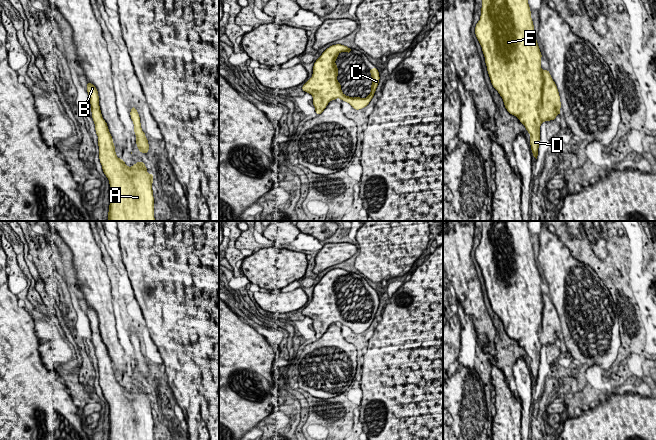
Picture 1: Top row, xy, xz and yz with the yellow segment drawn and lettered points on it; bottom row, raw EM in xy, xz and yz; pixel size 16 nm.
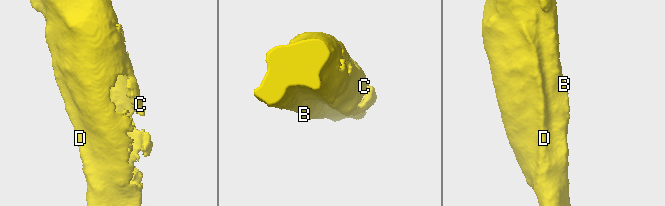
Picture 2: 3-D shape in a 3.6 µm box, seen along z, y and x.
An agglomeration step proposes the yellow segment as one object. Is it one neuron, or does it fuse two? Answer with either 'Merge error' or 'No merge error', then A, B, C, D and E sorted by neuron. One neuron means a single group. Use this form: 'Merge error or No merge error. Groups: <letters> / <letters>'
No merge error. Groups: A B C D E

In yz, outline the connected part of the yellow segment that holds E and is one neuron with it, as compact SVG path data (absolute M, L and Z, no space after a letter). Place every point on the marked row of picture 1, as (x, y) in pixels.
M482 0L482 8L481 8L481 16L480 20L475 26L475 35L482 47L482 51L485 57L485 63L487 66L487 71L492 83L492 86L498 91L500 96L503 99L504 106L509 114L516 116L519 121L525 126L527 132L531 135L530 137L530 145L531 150L533 153L533 157L537 159L538 157L538 148L539 148L539 141L540 141L540 126L543 121L547 122L550 120L555 120L558 114L561 115L561 102L560 102L560 95L557 89L555 82L553 81L549 70L543 70L541 68L541 58L542 54L540 52L537 40L534 34L534 25L533 20L531 18L531 10L528 4L528 0Z

